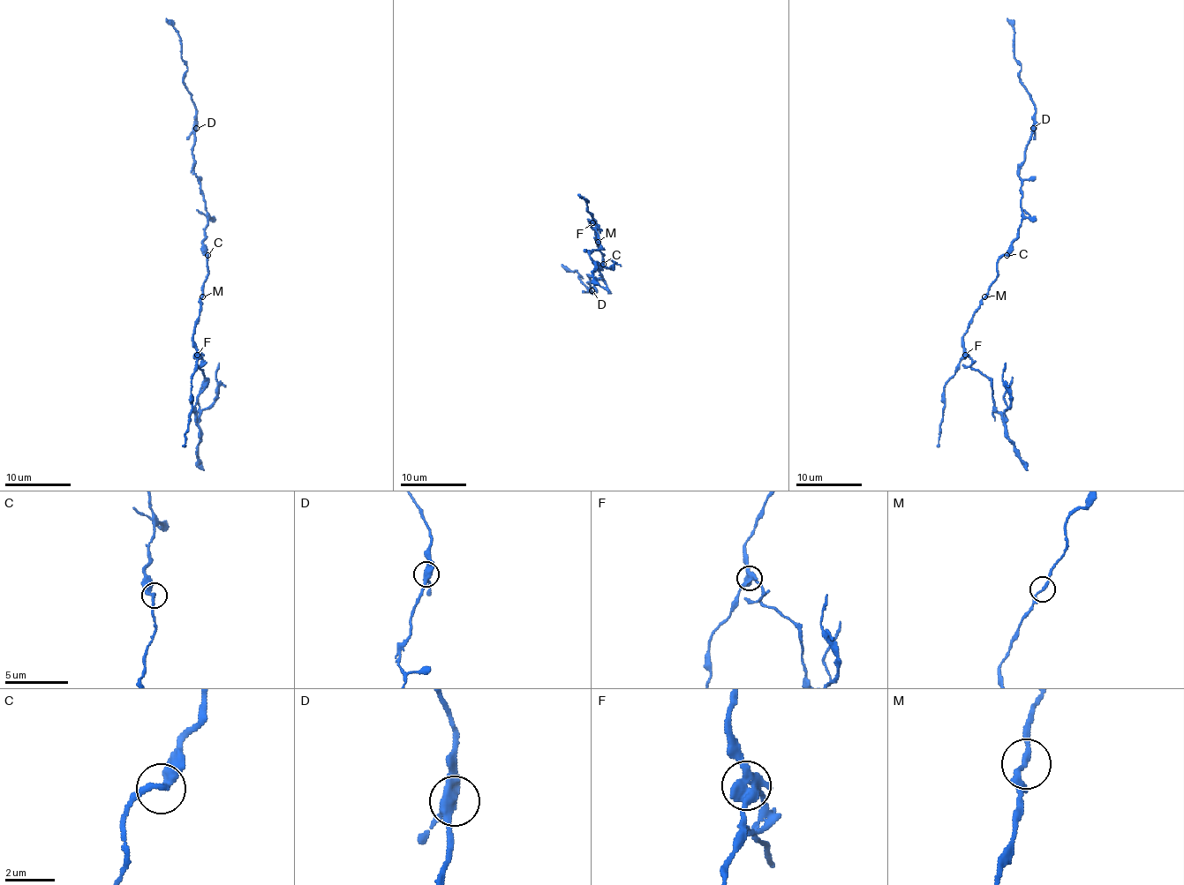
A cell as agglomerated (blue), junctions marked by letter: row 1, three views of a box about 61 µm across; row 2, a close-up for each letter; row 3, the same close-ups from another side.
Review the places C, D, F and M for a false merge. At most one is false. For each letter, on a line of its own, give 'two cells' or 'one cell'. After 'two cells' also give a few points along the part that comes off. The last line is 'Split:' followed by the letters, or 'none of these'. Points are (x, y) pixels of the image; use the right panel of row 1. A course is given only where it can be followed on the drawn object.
C: one cell
D: one cell
F: two cells; foreign part runs (965, 354), (972, 361), (970, 367), (990, 382), (999, 412), (1010, 401), (1010, 388), (1003, 380), (1005, 363)
M: one cell
Split: F

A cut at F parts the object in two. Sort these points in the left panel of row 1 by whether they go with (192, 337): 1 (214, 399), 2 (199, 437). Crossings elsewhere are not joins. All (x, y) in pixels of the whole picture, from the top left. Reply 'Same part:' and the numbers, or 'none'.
Same part: none

